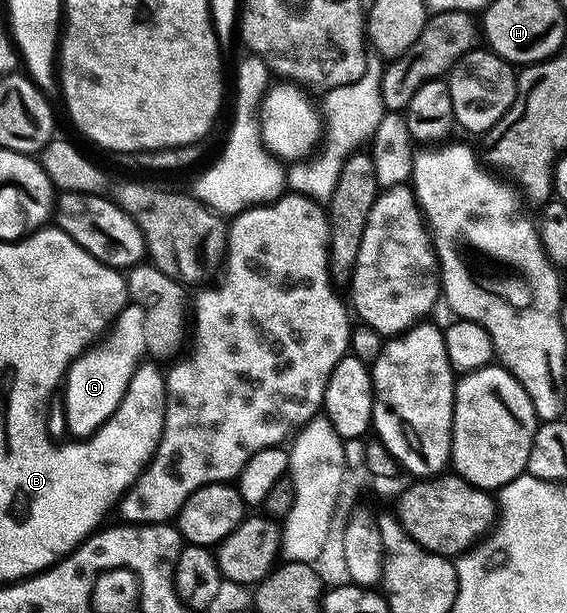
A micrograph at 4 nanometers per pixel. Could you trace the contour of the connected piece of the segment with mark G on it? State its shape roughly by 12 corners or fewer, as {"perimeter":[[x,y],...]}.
{"perimeter":[[131,302],[66,372],[67,419],[89,434],[146,354]]}

